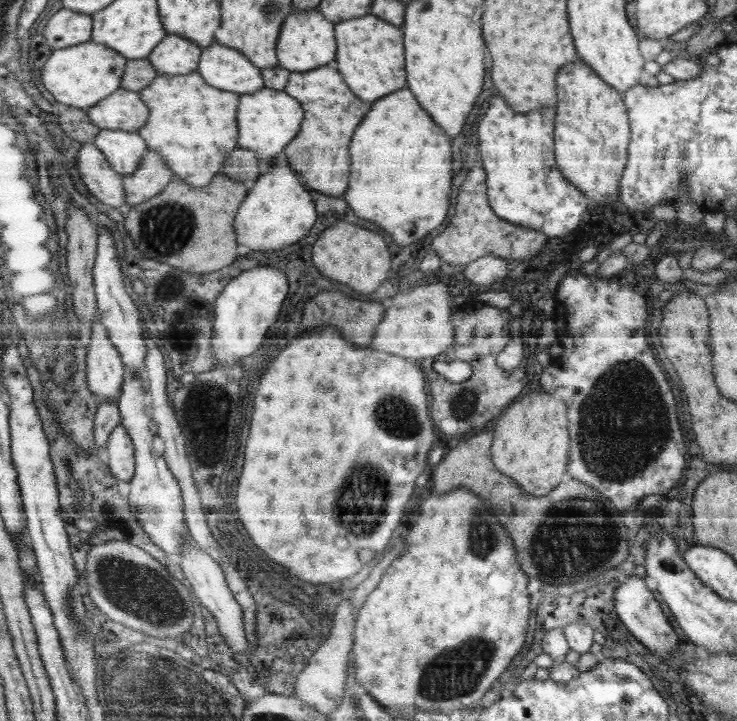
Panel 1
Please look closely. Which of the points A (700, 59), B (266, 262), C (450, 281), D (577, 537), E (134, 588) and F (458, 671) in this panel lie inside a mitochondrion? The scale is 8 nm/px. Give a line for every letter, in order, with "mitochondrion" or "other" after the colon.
A: other
B: other
C: other
D: mitochondrion
E: mitochondrion
F: mitochondrion

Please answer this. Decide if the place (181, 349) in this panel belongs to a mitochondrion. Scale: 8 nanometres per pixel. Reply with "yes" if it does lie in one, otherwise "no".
yes

